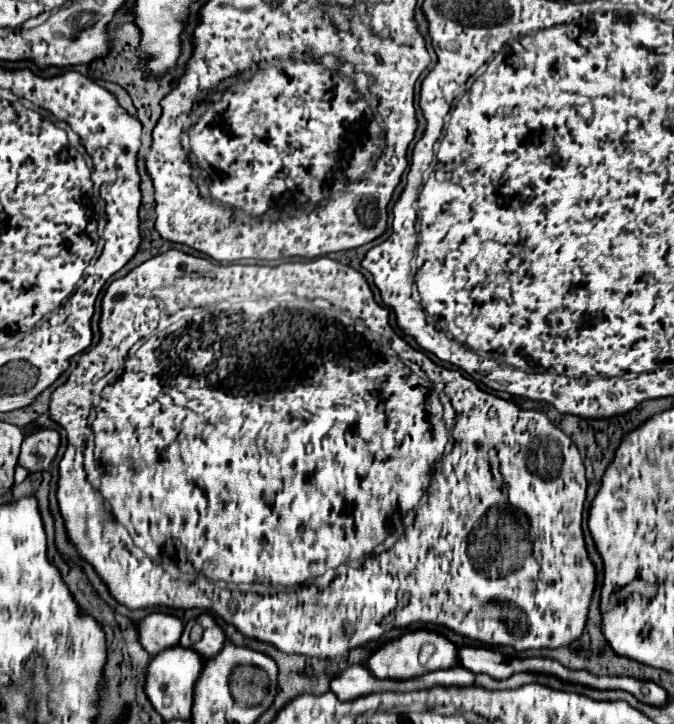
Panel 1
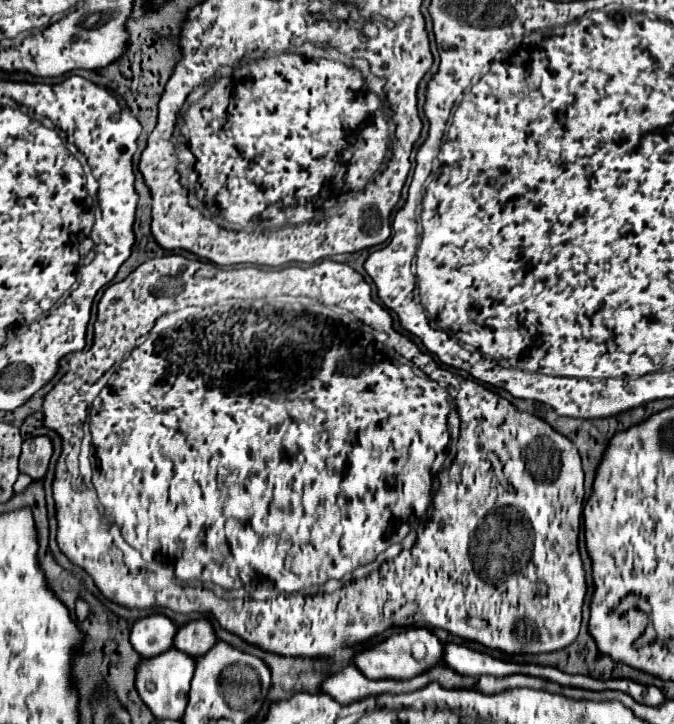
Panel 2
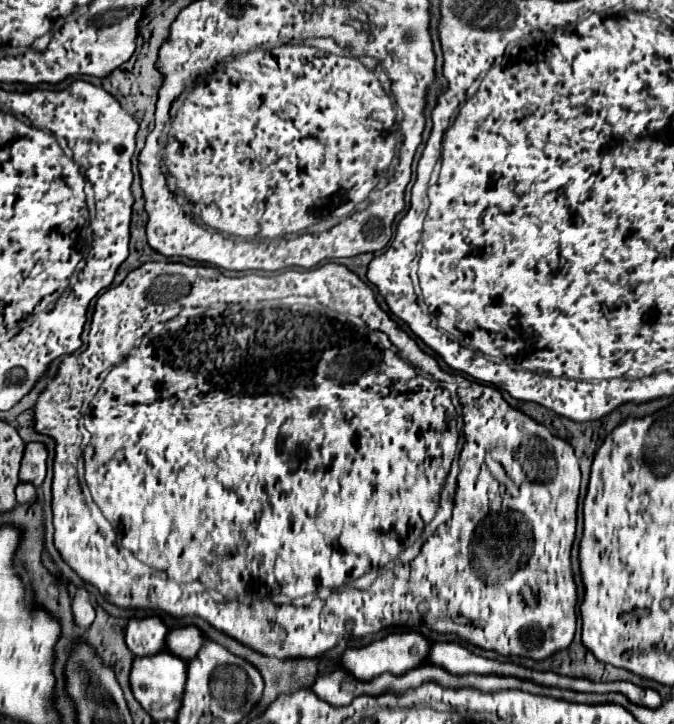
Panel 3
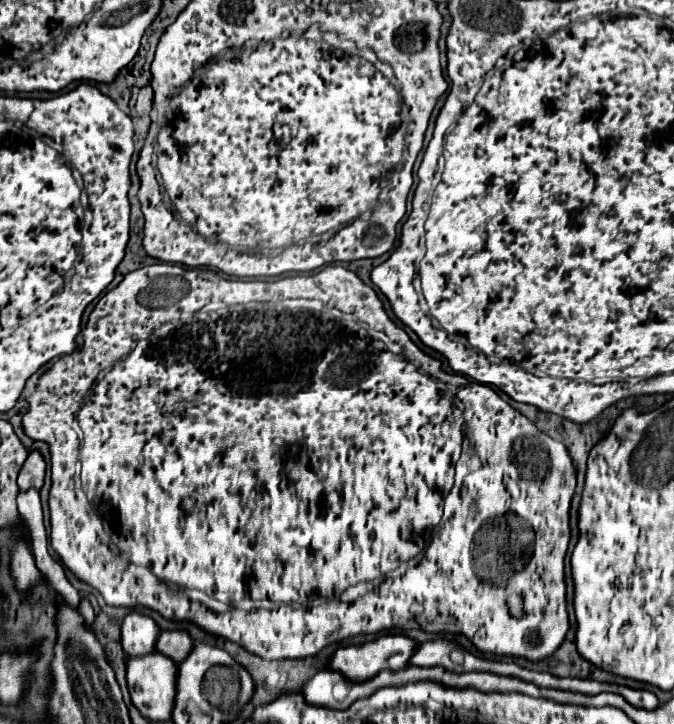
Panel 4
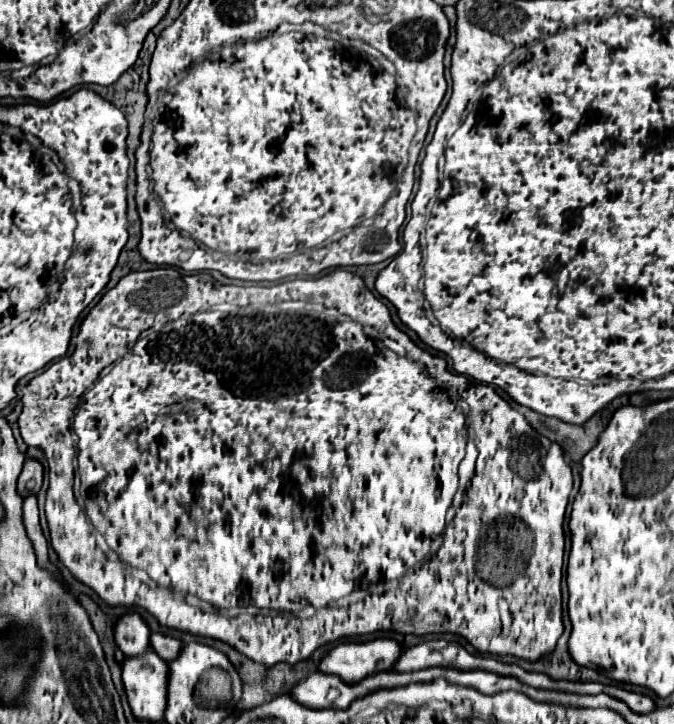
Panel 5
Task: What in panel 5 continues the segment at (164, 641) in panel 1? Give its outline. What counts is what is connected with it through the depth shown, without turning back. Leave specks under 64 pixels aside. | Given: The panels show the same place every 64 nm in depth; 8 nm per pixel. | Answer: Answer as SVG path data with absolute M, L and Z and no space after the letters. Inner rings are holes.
M128 612L114 624L114 642L126 656L140 656L150 648L150 630L136 612Z

